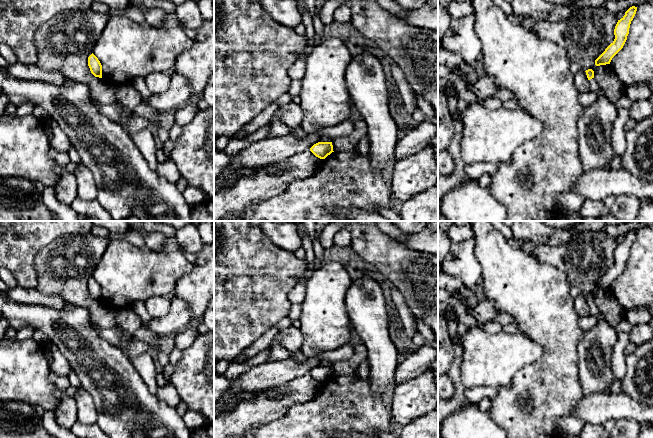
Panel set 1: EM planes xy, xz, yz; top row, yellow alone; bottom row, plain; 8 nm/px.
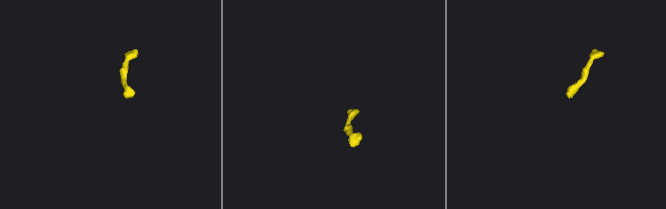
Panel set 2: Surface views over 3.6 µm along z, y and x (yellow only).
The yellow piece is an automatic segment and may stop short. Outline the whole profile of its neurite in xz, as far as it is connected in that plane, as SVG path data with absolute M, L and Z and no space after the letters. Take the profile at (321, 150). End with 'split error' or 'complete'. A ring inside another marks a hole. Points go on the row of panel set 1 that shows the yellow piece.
M318 142L310 148L310 151L320 159L325 159L334 152L332 142Z; complete

